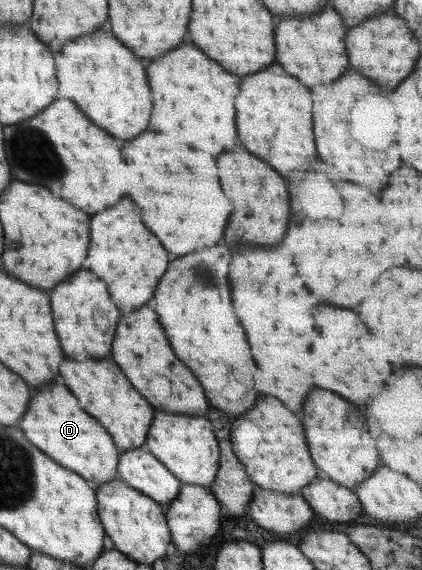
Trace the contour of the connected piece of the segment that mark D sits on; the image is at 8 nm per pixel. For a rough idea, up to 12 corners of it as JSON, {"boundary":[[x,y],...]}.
{"boundary":[[56,382],[18,427],[93,488],[118,478],[120,452]]}

